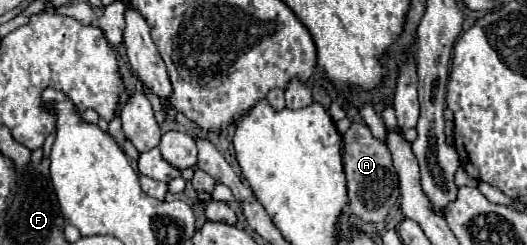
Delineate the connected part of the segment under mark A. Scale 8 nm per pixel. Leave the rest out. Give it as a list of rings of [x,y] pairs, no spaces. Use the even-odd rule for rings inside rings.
[[[352,123],[342,139],[342,163],[348,179],[348,199],[350,211],[362,221],[380,223],[386,219],[388,209],[398,199],[398,175],[392,167],[390,149],[380,139],[372,137],[370,129],[364,123]]]

